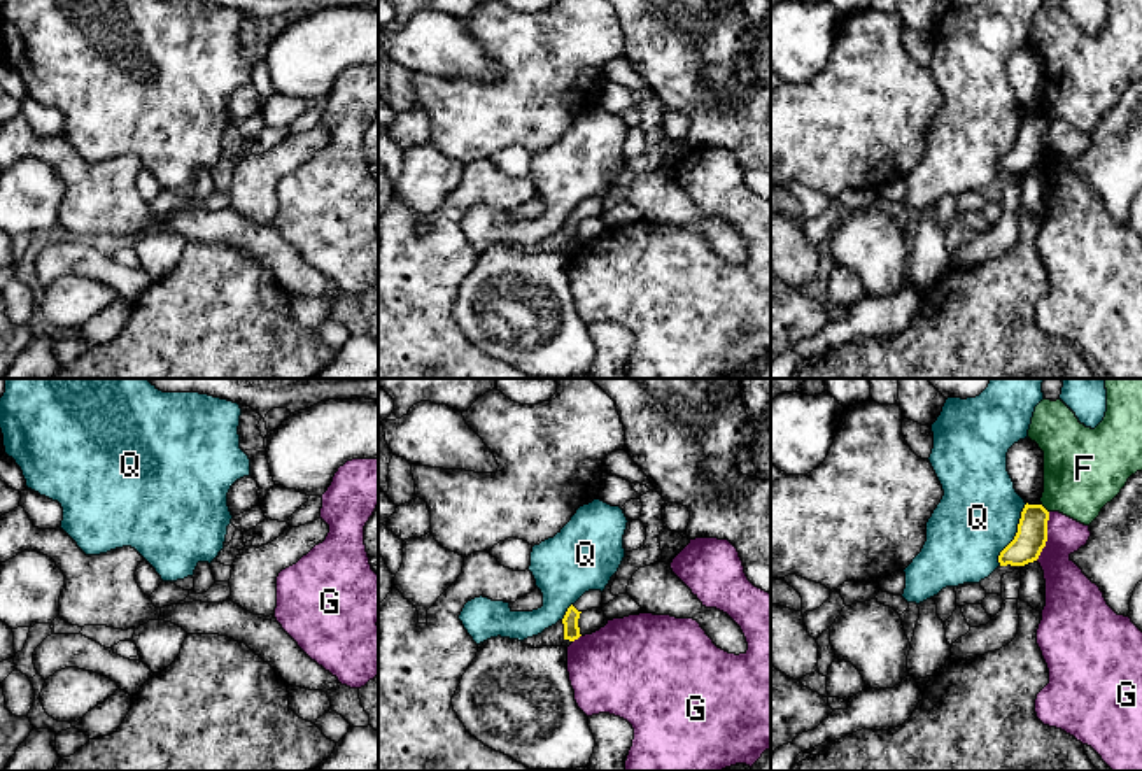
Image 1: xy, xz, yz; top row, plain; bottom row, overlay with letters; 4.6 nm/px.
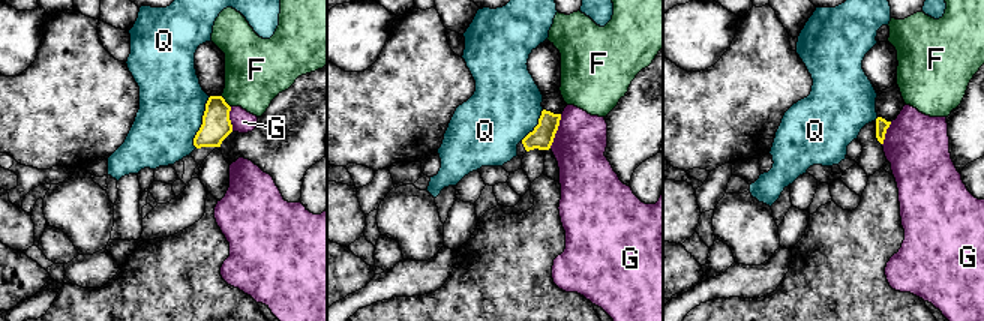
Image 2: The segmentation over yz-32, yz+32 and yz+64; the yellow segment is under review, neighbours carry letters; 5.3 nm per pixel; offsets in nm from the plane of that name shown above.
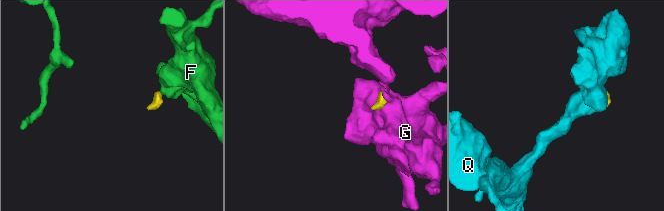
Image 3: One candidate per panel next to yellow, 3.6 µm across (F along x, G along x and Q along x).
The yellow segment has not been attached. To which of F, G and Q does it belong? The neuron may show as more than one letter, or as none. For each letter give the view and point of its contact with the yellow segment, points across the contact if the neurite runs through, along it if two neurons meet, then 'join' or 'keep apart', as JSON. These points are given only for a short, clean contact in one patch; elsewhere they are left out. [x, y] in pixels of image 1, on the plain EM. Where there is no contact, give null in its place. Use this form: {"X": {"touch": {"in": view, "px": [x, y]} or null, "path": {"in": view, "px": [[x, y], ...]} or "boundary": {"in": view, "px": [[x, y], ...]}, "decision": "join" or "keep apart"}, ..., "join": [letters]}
{"F": {"touch": {"in": "yz", "px": [1044, 116]}, "boundary": {"in": "yz", "px": [[1041, 113], [1048, 120]]}, "decision": "keep apart"}, "G": {"touch": {"in": "yz", "px": [1046, 144]}, "boundary": {"in": "yz", "px": [[1050, 120], [1048, 148], [1036, 167]]}, "decision": "keep apart"}, "Q": {"touch": {"in": "yz", "px": [1016, 142]}, "boundary": {"in": "yz", "px": [[1027, 111], [1018, 139], [1001, 160], [999, 172]]}, "decision": "keep apart"}, "join": []}

